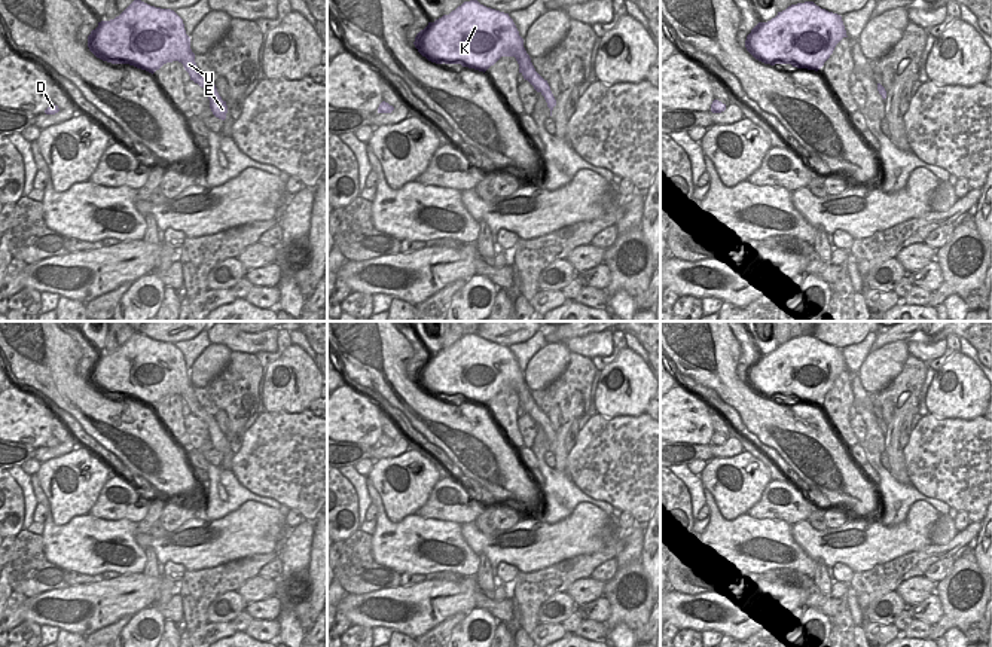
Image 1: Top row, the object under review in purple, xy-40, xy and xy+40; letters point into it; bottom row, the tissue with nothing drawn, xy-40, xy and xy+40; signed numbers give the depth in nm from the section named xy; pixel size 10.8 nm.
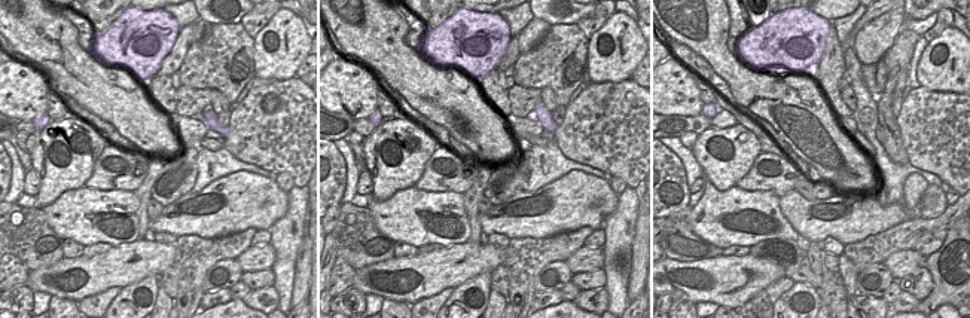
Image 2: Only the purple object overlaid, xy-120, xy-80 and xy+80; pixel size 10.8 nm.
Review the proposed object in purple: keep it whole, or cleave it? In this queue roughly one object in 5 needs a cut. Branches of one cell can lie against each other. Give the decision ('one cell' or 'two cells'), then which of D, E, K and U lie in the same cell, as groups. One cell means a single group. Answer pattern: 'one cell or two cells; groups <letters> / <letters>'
one cell; groups D E K U

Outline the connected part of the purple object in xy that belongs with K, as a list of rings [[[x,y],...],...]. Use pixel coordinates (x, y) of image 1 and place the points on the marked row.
[[[477,0],[464,1],[449,15],[428,22],[413,45],[431,62],[461,64],[483,73],[501,57],[515,57],[519,73],[544,97],[552,116],[556,100],[547,80],[535,71],[509,13]]]

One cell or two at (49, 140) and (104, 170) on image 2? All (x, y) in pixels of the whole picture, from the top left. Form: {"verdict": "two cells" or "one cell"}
{"verdict": "two cells"}

